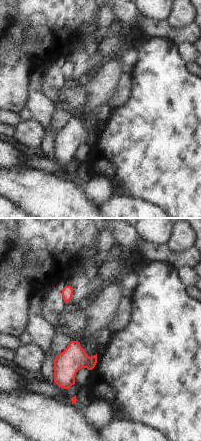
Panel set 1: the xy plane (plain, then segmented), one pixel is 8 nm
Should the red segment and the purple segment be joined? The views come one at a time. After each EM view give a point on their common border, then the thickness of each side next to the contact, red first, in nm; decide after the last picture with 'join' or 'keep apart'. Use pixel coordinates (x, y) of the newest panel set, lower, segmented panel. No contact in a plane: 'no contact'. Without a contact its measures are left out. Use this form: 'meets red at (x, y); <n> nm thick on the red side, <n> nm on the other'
no contact

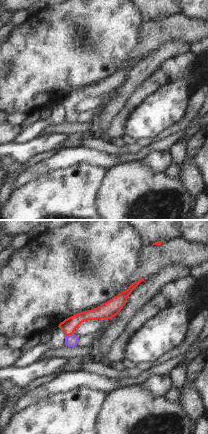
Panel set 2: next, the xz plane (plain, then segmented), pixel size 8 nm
meets red at (69, 334); 120 nm thick on the red side, 100 nm on the other

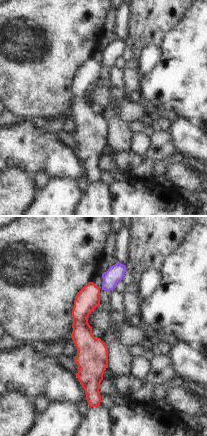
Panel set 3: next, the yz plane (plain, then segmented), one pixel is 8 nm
no contact

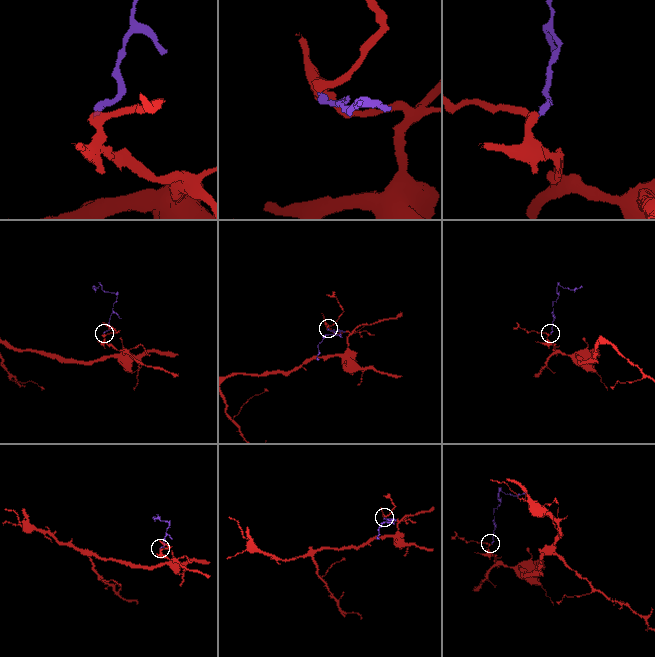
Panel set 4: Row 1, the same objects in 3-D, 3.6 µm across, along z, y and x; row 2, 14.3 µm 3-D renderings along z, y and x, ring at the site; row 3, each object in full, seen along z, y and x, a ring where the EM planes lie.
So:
join

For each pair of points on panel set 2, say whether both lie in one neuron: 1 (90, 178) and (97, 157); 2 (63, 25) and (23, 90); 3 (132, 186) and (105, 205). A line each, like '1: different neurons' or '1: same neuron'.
1: different neurons
2: same neuron
3: same neuron

